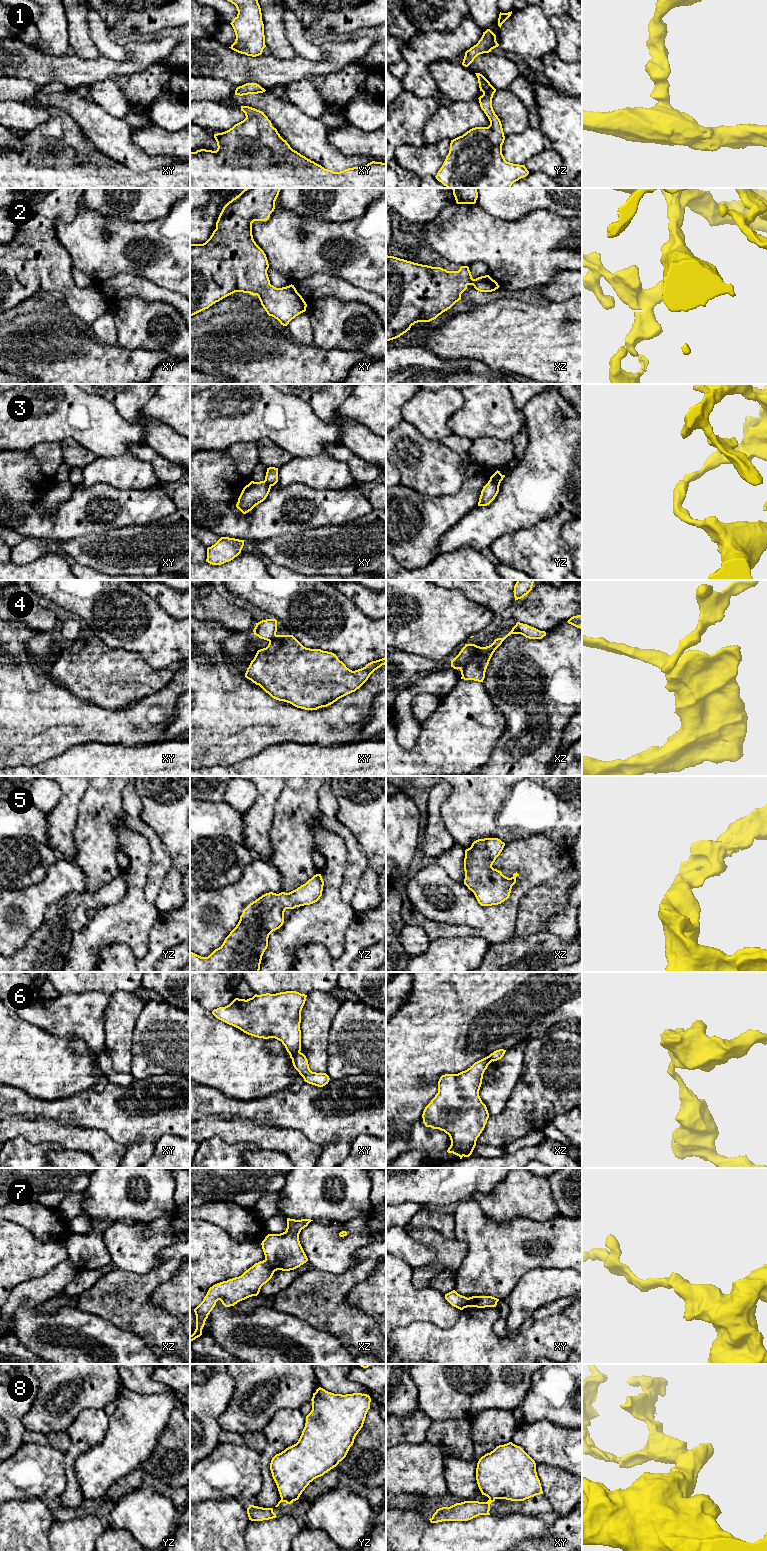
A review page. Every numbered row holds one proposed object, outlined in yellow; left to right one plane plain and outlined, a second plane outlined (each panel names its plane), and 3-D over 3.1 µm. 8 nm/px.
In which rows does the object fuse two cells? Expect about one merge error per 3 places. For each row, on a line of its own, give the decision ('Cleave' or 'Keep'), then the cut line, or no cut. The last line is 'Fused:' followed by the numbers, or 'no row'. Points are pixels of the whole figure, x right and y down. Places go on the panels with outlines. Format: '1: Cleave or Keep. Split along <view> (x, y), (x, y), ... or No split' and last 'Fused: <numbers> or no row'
1: Keep. No split
2: Keep. No split
3: Cleave. Split along yz (490, 479), (499, 484)
4: Cleave. Split along xz (478, 646), (470, 658), (459, 668)
5: Keep. No split
6: Cleave. Split along xy (299, 1051), (291, 1058)
7: Cleave. Split along xz (265, 1259), (275, 1270)
8: Cleave. Split along xy (489, 1498), (494, 1499)
Fused: 3, 4, 6, 7, 8

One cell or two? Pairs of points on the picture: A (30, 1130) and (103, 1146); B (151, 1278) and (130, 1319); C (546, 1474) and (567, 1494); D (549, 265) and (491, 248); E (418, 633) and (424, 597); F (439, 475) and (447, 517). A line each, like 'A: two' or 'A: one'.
A: one
B: one
C: one
D: one
E: one
F: two

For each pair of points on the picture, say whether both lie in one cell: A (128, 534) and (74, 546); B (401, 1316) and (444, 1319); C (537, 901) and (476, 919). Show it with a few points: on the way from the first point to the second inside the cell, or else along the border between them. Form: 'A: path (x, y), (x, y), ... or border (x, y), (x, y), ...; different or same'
A: path (115, 546), (87, 546); same
B: path (412, 1314), (433, 1314); same
C: border (534, 887), (519, 901), (518, 905); different

